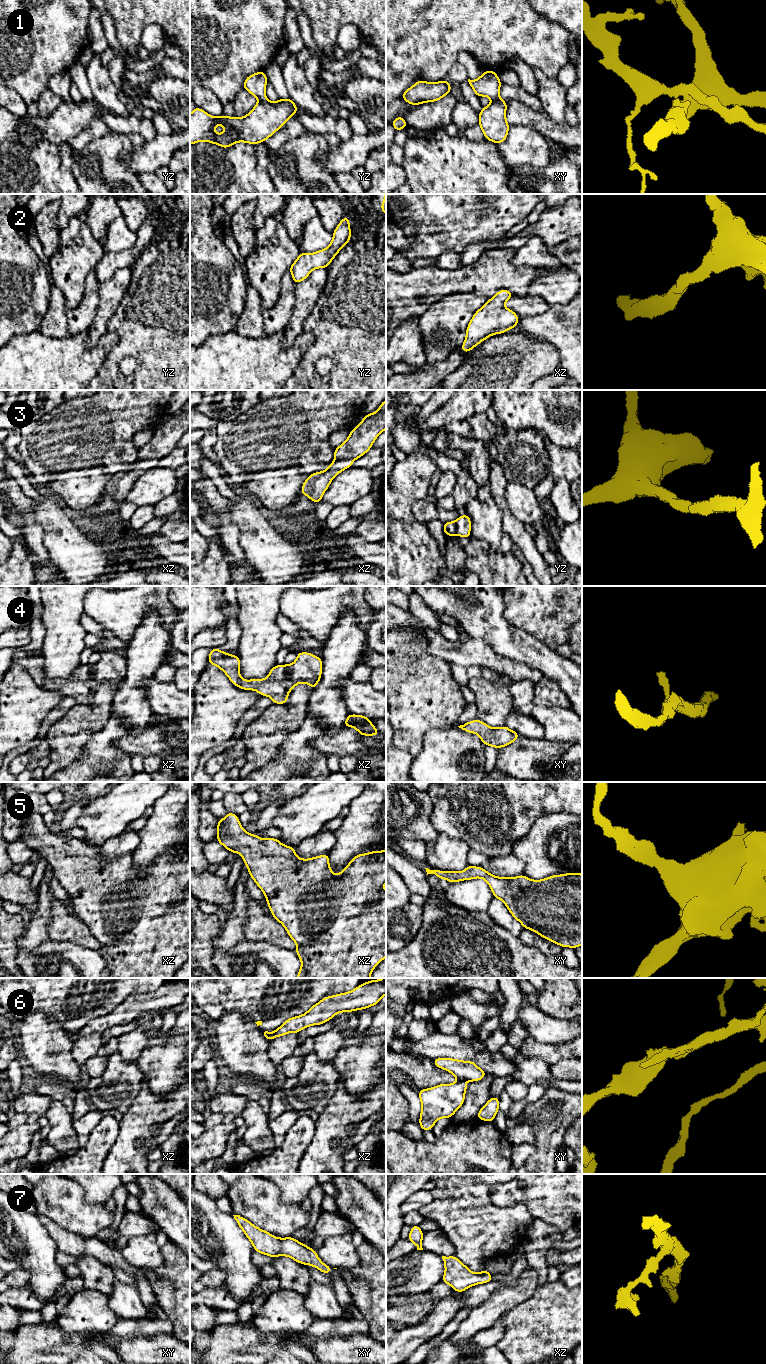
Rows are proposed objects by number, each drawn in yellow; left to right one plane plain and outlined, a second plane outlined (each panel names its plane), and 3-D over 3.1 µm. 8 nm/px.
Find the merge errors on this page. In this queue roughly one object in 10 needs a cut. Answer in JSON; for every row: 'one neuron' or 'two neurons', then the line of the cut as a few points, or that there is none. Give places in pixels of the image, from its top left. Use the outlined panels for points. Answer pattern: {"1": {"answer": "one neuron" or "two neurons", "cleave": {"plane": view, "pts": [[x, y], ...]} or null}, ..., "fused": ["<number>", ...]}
{"1": {"answer": "two neurons", "cleave": {"plane": "yz", "pts": [[266, 98], [259, 101]]}}, "2": {"answer": "one neuron", "cleave": null}, "3": {"answer": "one neuron", "cleave": null}, "4": {"answer": "one neuron", "cleave": null}, "5": {"answer": "one neuron", "cleave": null}, "6": {"answer": "two neurons", "cleave": {"plane": "xy", "pts": [[458, 1079], [462, 1080]]}}, "7": {"answer": "one neuron", "cleave": null}, "fused": ["1", "6"]}

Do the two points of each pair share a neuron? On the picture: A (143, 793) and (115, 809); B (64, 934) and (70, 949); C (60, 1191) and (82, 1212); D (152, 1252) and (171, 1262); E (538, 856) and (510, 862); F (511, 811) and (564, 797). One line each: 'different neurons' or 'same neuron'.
A: same neuron
B: different neurons
C: same neuron
D: different neurons
E: different neurons
F: same neuron

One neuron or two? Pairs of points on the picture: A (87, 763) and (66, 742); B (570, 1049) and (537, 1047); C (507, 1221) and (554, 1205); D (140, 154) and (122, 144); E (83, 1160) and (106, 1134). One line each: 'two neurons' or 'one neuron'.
A: two neurons
B: one neuron
C: two neurons
D: two neurons
E: one neuron

